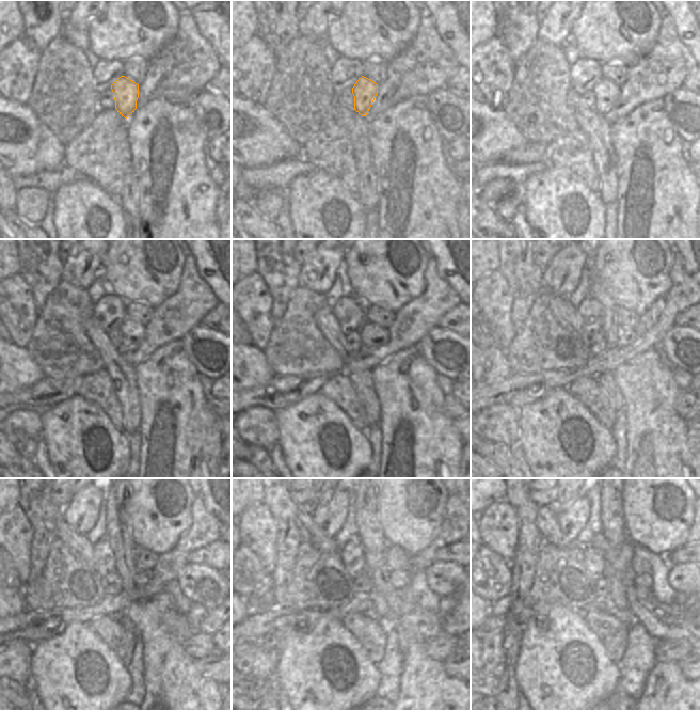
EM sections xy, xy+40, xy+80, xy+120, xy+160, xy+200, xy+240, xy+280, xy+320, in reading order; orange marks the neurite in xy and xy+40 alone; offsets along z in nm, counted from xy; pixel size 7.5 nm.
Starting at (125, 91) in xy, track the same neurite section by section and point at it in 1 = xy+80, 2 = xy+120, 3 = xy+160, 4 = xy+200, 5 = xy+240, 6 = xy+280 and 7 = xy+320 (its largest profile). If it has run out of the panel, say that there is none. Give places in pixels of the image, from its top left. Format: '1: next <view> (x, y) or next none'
1: next xy+80 (606, 92)
2: next xy+120 (131, 333)
3: next xy+160 (371, 334)
4: next xy+200 (619, 336)
5: next xy+240 (142, 577)
6: next xy+280 (397, 579)
7: next xy+320 (641, 580)

